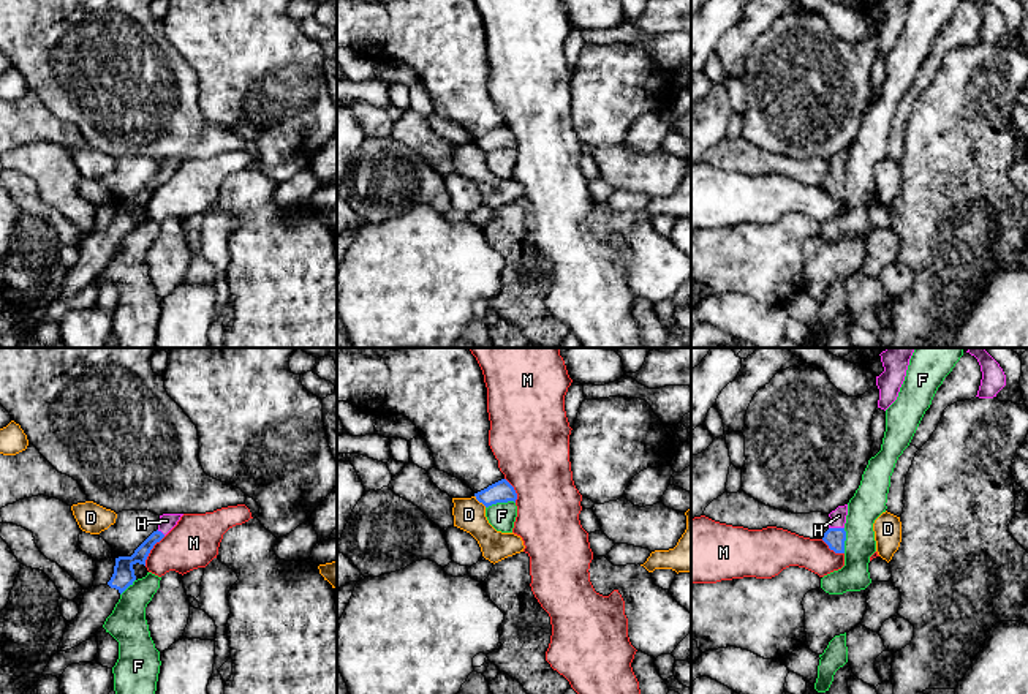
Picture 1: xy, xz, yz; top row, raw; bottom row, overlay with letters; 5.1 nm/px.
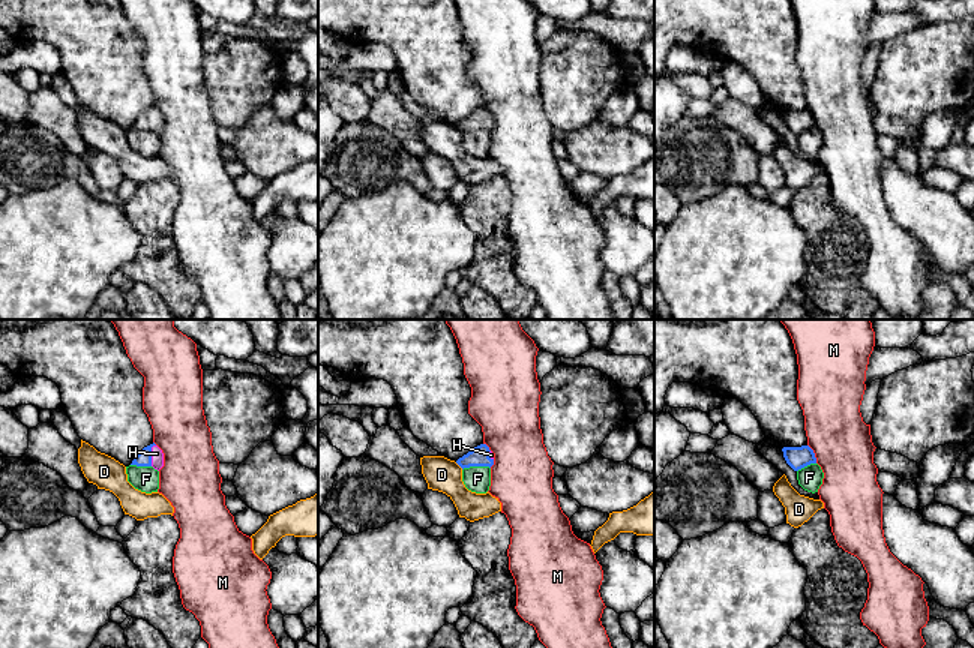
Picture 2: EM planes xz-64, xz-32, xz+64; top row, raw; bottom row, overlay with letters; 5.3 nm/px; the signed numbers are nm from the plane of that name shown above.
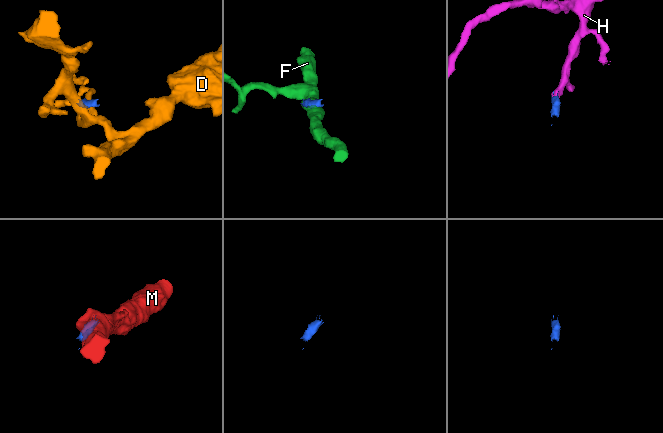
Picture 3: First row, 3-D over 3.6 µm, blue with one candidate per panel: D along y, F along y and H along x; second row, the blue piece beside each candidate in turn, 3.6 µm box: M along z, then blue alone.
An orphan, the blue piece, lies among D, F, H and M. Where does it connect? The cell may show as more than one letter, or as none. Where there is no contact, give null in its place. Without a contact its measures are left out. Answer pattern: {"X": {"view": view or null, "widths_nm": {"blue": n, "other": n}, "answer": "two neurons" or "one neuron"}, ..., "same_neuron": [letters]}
{"D": {"view": "xz", "widths_nm": {"blue": 110, "other": 160}, "answer": "two neurons"}, "F": {"view": "xz", "widths_nm": {"blue": 110, "other": 140}, "answer": "two neurons"}, "H": {"view": "yz", "widths_nm": {"blue": 100, "other": 80}, "answer": "one neuron"}, "M": {"view": "xy", "widths_nm": {"blue": 110, "other": 260}, "answer": "two neurons"}, "same_neuron": ["H"]}

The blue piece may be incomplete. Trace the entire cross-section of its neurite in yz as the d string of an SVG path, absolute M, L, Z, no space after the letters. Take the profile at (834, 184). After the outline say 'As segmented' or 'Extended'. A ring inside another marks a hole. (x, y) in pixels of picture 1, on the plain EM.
M848 150L838 152L835 157L829 160L829 175L824 179L822 187L829 191L835 199L845 199L845 187L846 187L846 169Z. Extended

